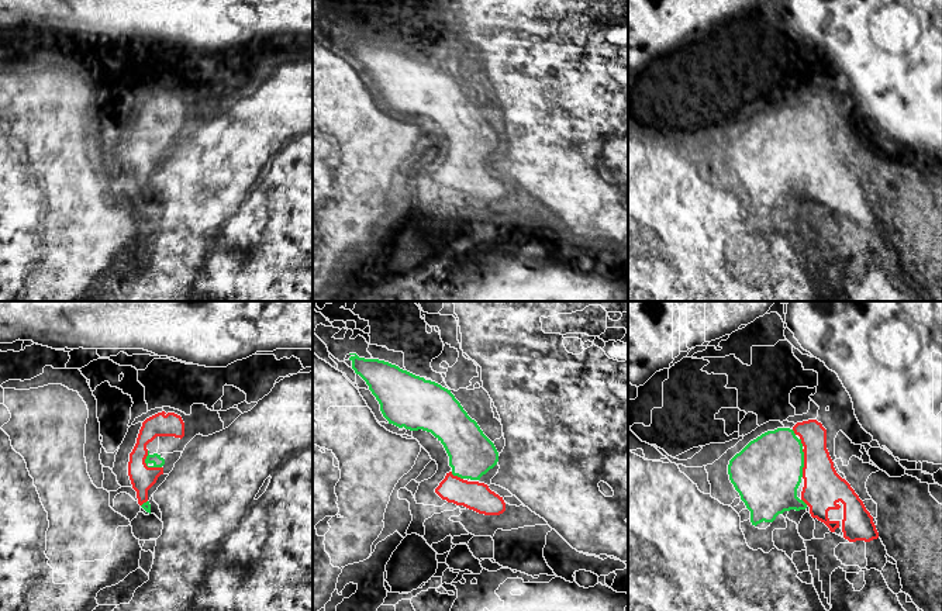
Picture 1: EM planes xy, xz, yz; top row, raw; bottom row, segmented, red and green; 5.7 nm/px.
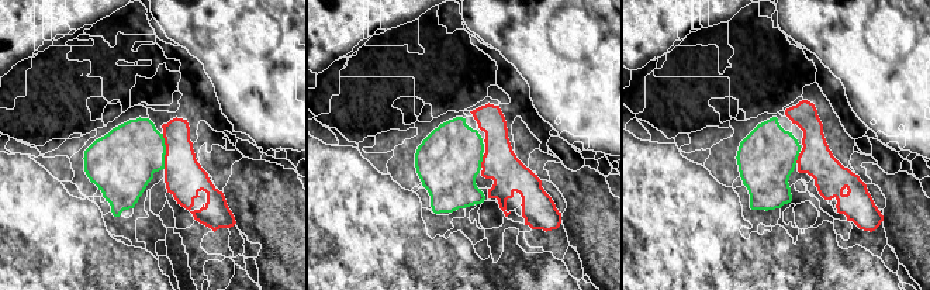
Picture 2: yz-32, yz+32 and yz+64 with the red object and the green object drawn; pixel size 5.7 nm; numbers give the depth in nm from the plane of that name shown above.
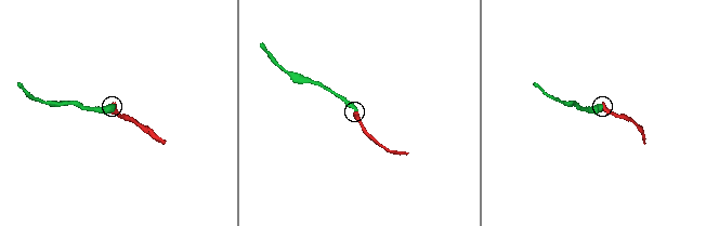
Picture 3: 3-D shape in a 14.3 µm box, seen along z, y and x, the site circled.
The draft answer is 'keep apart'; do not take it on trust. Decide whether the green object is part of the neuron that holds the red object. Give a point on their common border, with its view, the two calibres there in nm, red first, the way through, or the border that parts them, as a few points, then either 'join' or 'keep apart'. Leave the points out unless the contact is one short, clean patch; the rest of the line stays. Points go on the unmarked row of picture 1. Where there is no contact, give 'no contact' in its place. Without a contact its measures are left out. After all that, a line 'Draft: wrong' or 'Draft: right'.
contact xy (145, 149); calibres 140 and 60 nm; way xy (142, 162), (145, 149), (158, 147); join
Draft: wrong

